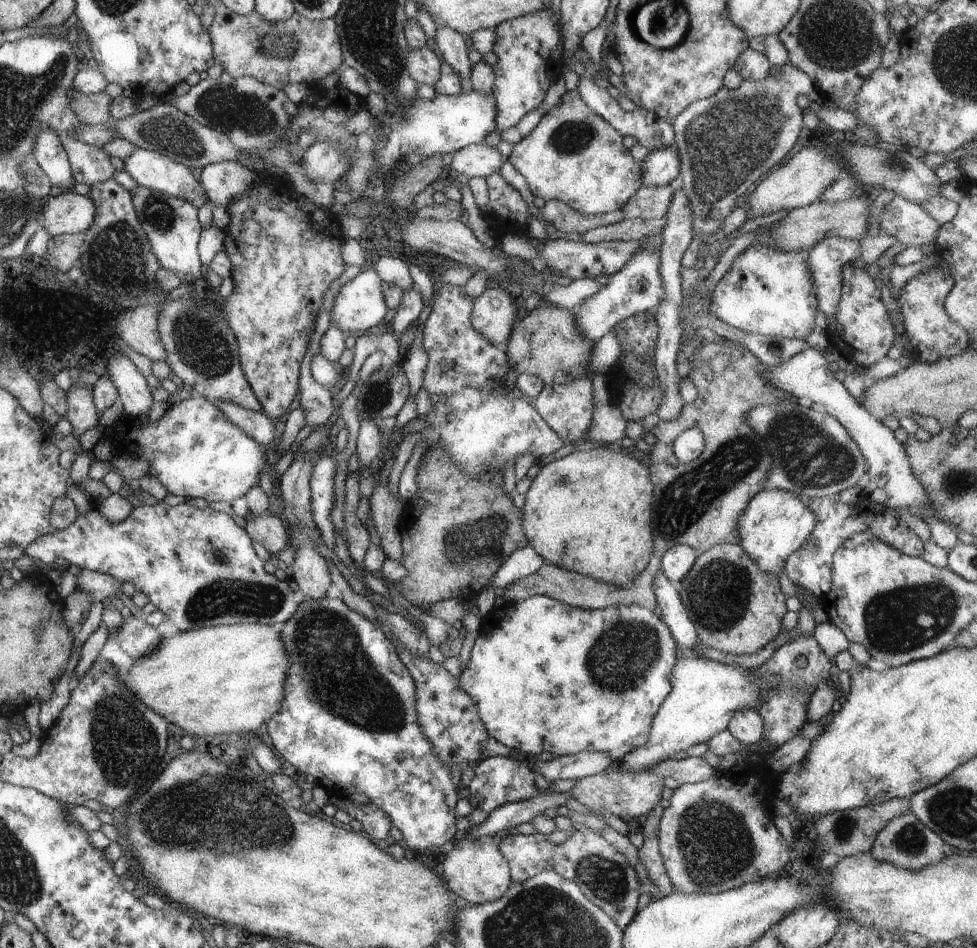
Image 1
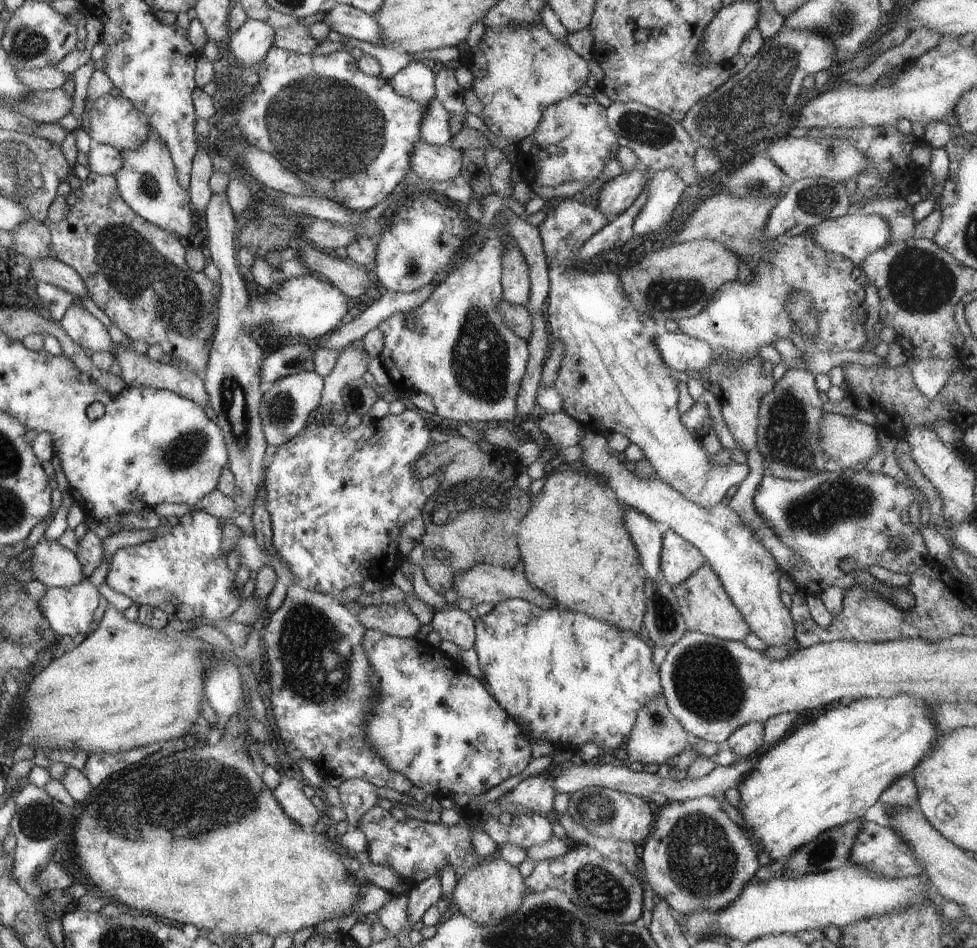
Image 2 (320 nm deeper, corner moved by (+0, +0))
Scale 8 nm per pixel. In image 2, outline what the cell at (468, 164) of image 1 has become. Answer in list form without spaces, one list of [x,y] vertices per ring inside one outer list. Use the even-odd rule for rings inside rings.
[[[420,139],[413,148],[409,160],[409,170],[414,176],[440,182],[454,179],[462,170],[463,151],[450,143],[433,145]]]

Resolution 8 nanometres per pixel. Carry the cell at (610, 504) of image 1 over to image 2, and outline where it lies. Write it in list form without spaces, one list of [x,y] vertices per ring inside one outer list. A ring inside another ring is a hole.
[[[573,470],[554,474],[545,480],[542,493],[519,522],[516,536],[527,581],[554,601],[554,606],[611,624],[634,634],[643,633],[646,610],[644,572],[635,546],[625,531],[625,510],[628,506],[612,495],[607,486],[598,482],[595,473],[584,476]]]

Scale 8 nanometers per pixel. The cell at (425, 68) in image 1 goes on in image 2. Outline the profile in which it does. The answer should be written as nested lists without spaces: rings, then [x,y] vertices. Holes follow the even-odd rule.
[[[328,3],[323,13],[324,22],[328,22],[334,32],[346,38],[357,38],[373,45],[385,45],[381,38],[381,29],[371,14],[342,3]]]

